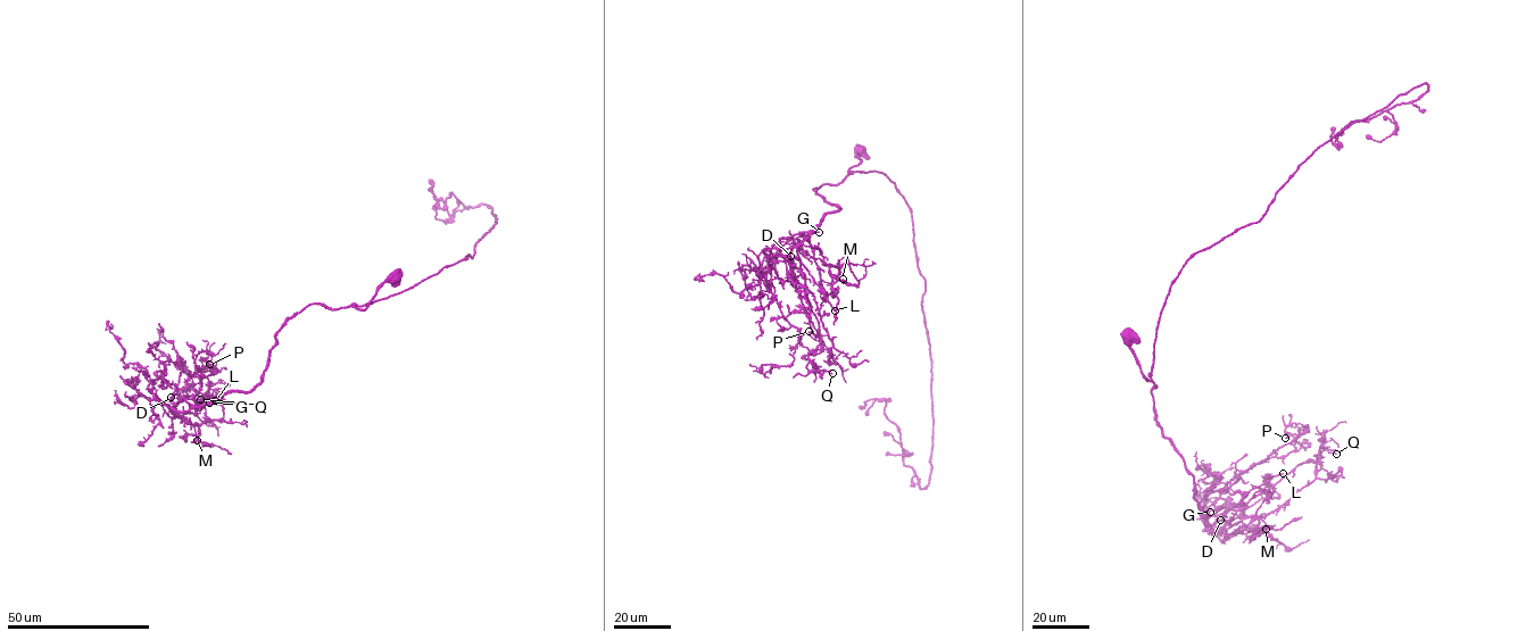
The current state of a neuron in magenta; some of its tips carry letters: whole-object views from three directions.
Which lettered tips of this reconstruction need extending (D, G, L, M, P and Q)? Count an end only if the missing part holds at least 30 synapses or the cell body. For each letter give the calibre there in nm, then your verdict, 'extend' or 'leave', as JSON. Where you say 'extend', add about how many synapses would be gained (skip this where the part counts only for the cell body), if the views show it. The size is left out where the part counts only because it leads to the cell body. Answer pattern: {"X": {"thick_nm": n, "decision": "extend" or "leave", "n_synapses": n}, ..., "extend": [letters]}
{"D": {"thick_nm": 150, "decision": "leave"}, "G": {"thick_nm": 140, "decision": "leave"}, "L": {"thick_nm": 220, "decision": "extend", "n_synapses": 45}, "M": {"thick_nm": 160, "decision": "leave"}, "P": {"thick_nm": 150, "decision": "leave"}, "Q": {"thick_nm": 140, "decision": "leave"}, "extend": ["L"]}

